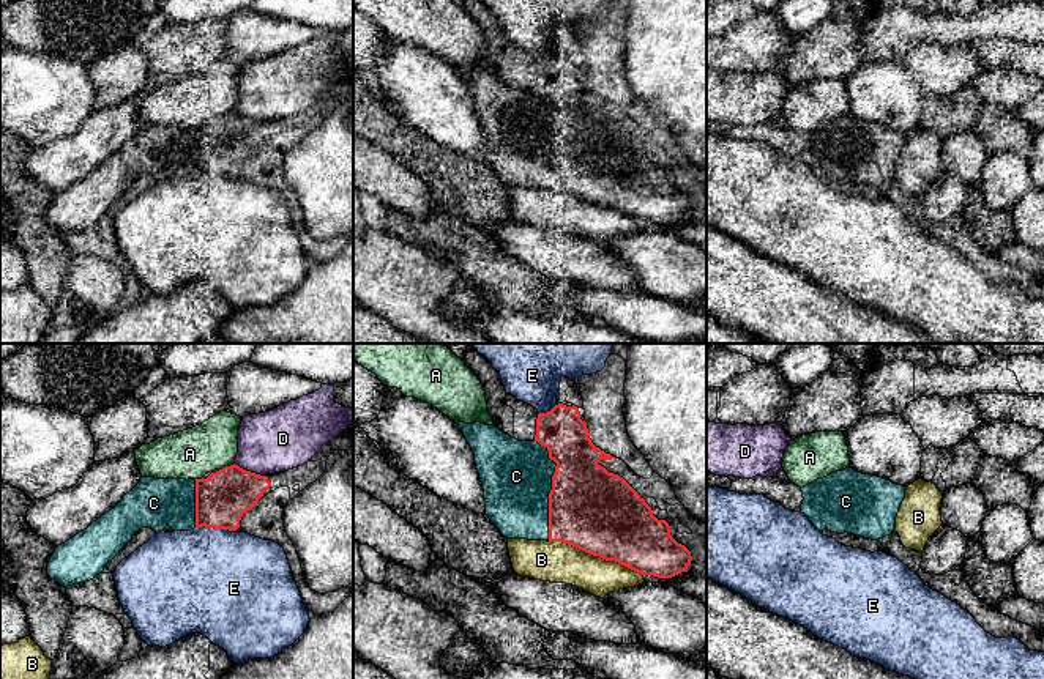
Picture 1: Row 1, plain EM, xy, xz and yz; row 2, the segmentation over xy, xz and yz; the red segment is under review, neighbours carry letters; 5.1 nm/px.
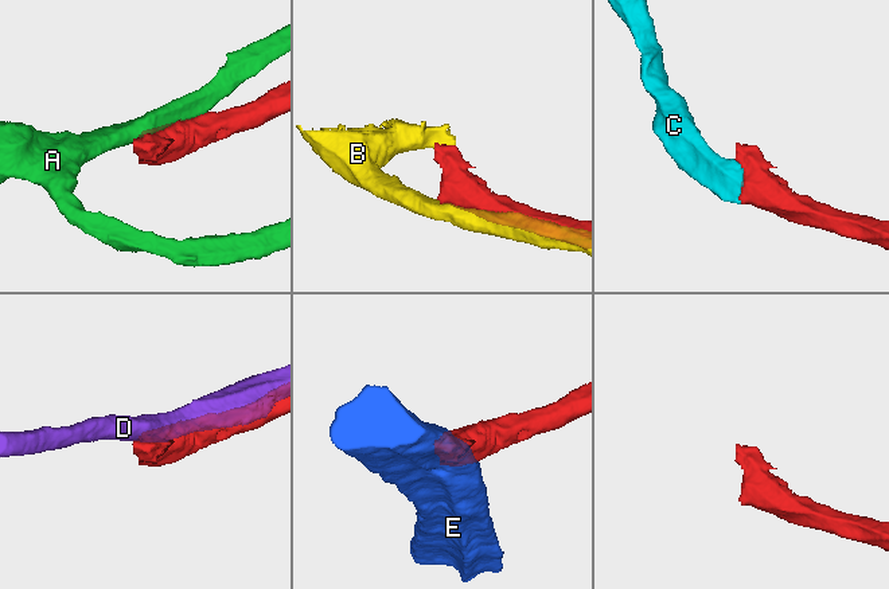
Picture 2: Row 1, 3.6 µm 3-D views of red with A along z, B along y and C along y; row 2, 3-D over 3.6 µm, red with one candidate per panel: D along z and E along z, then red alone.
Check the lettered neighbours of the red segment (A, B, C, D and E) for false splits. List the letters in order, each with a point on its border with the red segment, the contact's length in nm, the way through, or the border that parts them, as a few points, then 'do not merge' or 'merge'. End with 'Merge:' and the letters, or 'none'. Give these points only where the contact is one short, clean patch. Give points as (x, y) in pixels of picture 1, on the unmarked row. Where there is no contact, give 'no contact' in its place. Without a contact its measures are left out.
A: meets red in xy at (226, 114); contact 90 nm long; do not merge
B: meets red in xz at (595, 202); contact 500 nm long; do not merge
C: meets red in xz at (552, 136); contact 500 nm long; merge
D: meets red in xy at (249, 118); contact 170 nm long; do not merge
E: meets red in xy at (215, 175); contact 190 nm long; do not merge
Merge: C

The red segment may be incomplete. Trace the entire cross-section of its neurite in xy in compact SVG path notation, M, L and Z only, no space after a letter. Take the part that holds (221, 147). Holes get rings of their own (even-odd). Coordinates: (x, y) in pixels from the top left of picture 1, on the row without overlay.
M235 110L211 120L207 126L142 124L114 156L55 195L47 210L47 221L65 235L90 228L142 175L151 175L156 180L167 172L173 178L191 178L202 173L237 178L241 164L259 150L270 134L267 123L246 118Z

